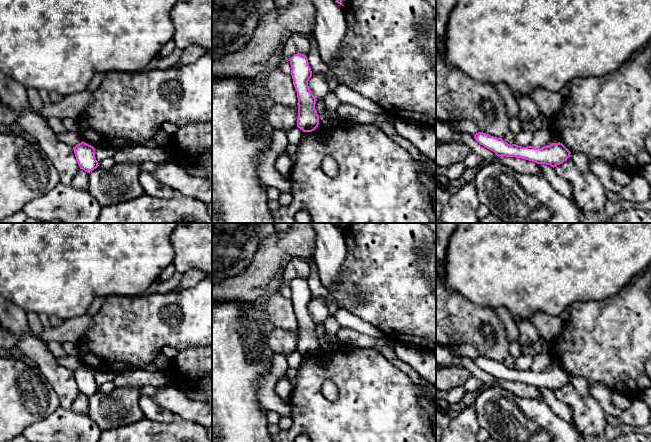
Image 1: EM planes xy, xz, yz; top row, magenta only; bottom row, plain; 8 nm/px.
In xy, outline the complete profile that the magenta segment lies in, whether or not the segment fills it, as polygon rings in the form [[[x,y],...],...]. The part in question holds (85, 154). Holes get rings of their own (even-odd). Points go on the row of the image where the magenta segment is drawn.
[[[82,141],[73,147],[73,150],[80,169],[90,173],[99,166],[93,146]]]

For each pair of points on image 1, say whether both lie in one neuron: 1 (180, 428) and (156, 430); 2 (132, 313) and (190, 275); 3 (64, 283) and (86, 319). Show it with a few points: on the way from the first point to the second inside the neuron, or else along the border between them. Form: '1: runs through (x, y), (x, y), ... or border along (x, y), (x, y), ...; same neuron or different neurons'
1: runs through (174, 430), (162, 430); same neuron
2: border along (200, 280), (192, 286), (178, 288); different neurons
3: border along (85, 312), (63, 321); different neurons

